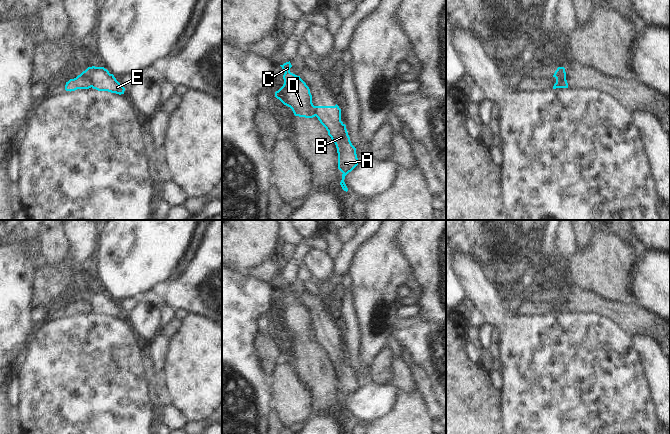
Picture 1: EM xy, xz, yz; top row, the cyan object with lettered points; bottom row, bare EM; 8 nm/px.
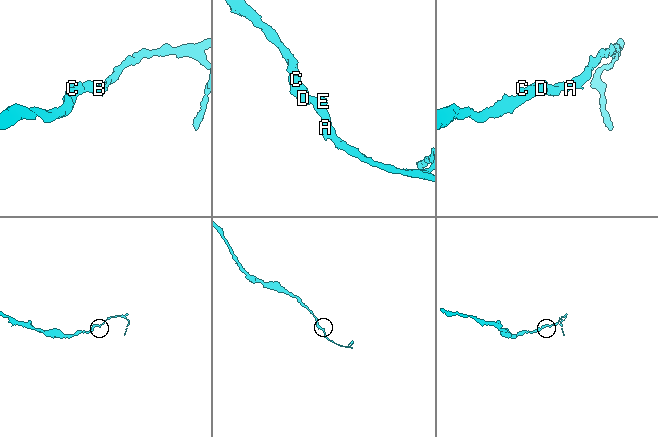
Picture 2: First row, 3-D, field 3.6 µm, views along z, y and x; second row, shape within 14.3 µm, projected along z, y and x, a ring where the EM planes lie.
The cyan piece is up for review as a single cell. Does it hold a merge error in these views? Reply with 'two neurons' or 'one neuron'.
two neurons

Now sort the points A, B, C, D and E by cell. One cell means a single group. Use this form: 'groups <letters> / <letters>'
groups A B E / C D

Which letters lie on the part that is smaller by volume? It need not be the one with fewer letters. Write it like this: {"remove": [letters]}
{"remove": ["A", "B", "E"]}

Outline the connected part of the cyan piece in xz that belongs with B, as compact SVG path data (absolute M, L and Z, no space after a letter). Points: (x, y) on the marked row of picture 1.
M314 106L316 117L328 131L338 153L338 169L343 173L340 185L344 191L348 188L345 176L358 165L356 148L352 145L346 125L341 121L341 109L335 106Z

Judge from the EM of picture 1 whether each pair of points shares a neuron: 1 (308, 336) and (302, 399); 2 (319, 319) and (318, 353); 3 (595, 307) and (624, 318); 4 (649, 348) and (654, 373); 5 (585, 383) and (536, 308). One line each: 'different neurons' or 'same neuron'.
1: different neurons
2: different neurons
3: same neuron
4: same neuron
5: different neurons

